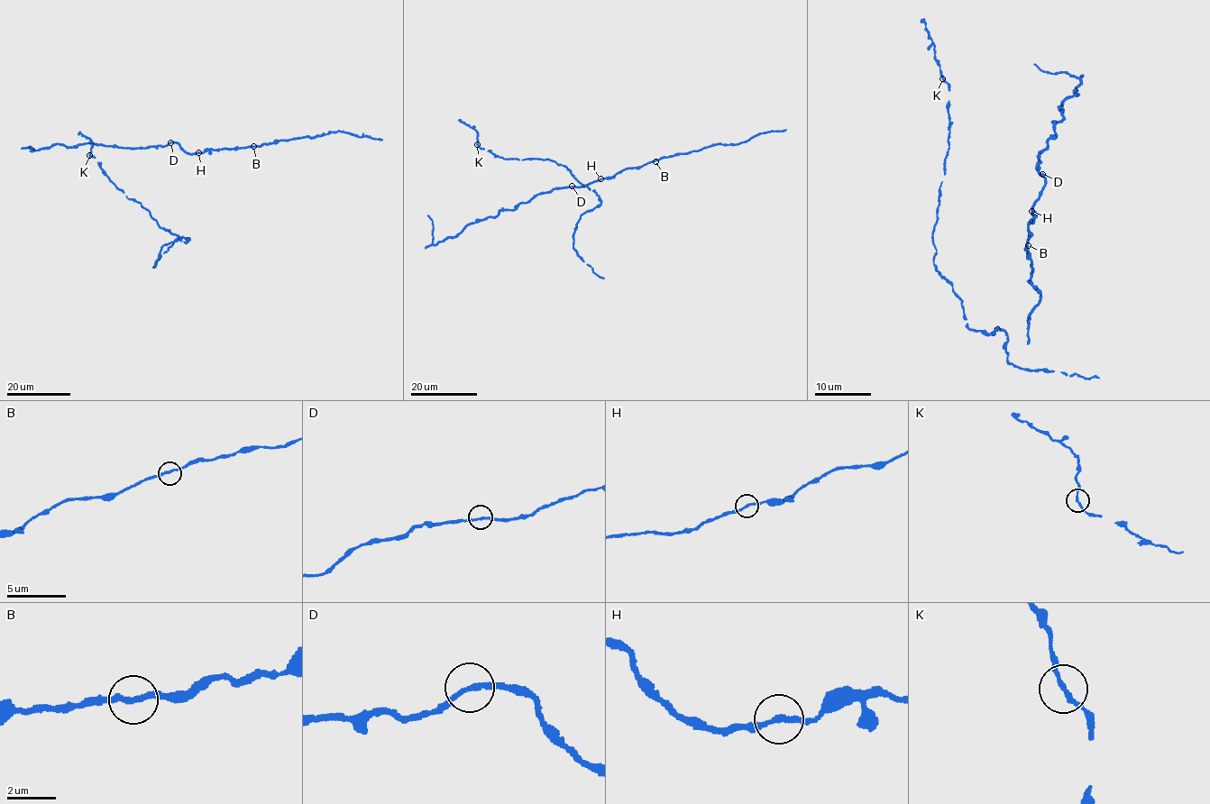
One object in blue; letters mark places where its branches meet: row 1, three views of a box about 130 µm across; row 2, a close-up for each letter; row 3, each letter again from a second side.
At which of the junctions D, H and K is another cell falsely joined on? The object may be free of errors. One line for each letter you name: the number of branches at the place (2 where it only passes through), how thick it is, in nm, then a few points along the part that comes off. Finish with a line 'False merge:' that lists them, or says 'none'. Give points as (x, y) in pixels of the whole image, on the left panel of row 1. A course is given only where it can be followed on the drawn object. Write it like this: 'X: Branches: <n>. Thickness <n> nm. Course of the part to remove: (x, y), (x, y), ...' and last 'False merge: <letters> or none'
H: Branches: 2. Thickness 190 nm. Course of the part to remove: (198, 152), (341, 131), (381, 140)
False merge: H

